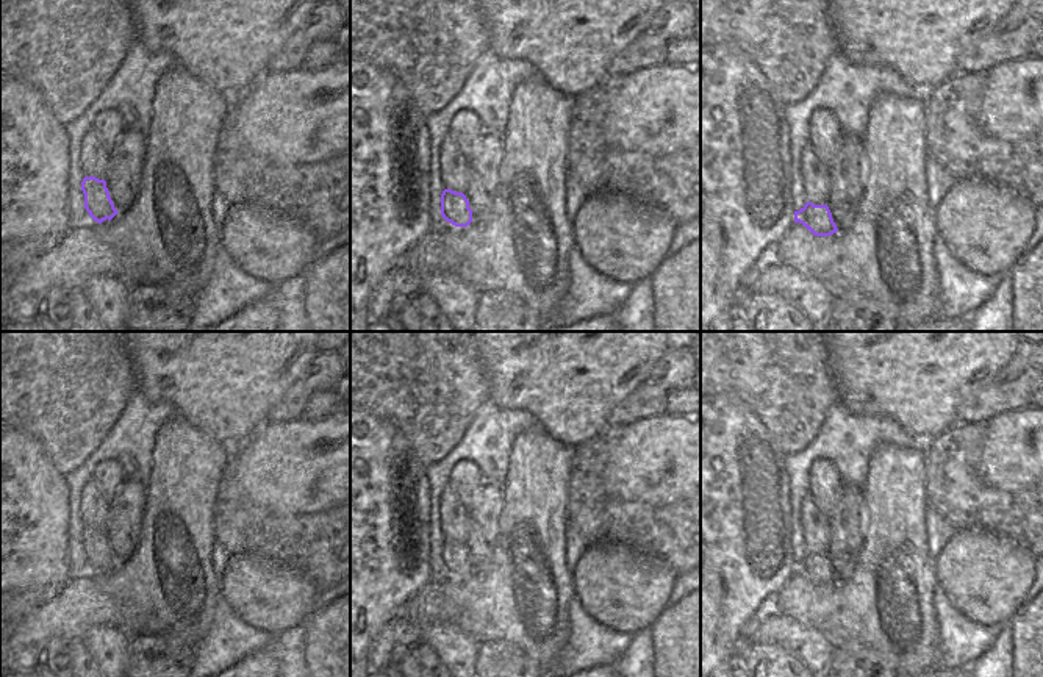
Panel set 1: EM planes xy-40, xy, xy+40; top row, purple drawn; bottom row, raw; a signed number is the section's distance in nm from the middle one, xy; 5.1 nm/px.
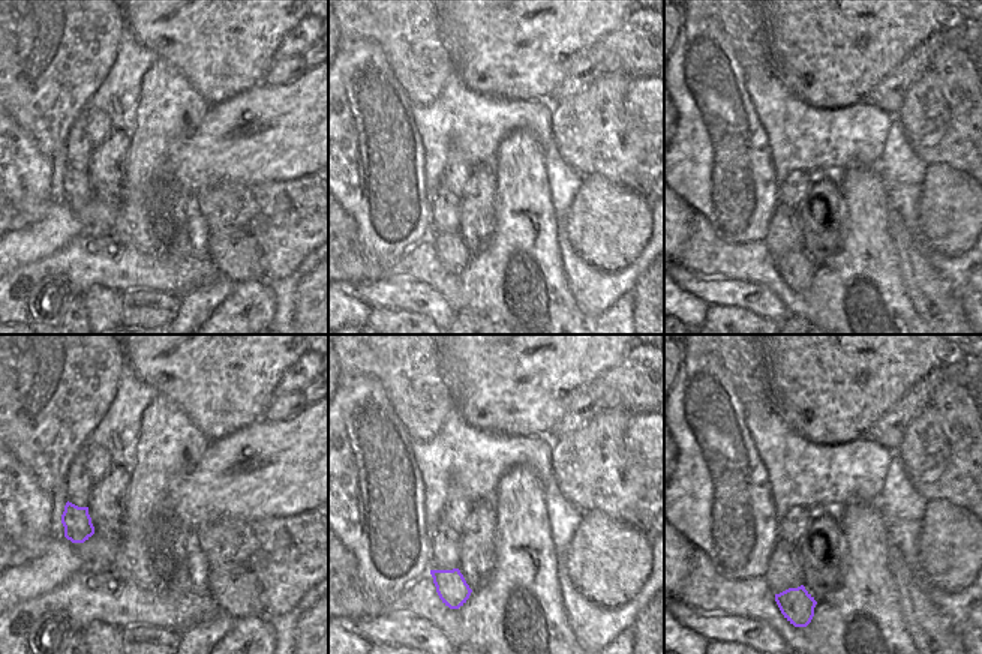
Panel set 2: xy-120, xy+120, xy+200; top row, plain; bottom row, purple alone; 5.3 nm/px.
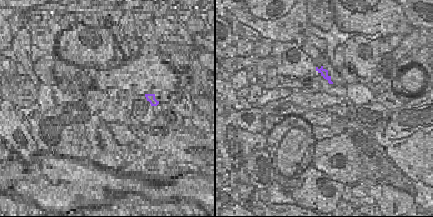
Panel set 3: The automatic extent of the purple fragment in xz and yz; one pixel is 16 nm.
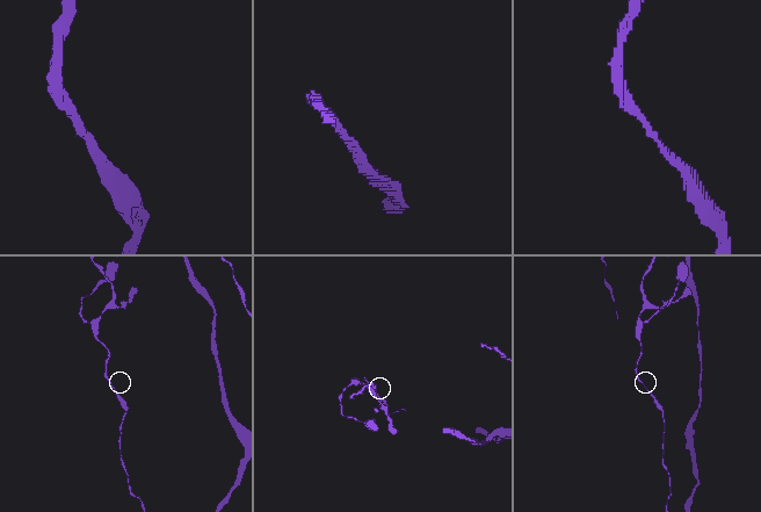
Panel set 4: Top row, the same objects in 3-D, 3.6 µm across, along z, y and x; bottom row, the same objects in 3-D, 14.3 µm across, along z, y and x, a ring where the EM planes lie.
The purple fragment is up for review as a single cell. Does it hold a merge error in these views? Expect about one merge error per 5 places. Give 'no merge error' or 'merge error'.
no merge error

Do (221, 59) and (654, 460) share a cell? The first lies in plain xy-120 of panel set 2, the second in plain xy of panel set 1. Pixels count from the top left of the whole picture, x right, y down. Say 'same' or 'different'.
different

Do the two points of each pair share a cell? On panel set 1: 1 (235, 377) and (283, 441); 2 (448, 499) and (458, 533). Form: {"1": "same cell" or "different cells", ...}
{"1": "different cells", "2": "same cell"}

